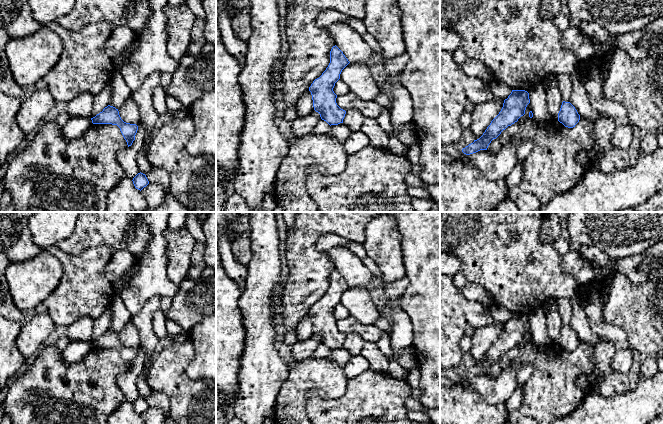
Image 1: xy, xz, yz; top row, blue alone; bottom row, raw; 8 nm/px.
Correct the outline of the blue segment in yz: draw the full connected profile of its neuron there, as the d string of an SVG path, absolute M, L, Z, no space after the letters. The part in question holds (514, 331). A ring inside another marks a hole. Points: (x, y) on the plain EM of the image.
M512 314L499 338L491 345L483 359L462 373L466 379L487 374L493 363L496 363L503 354L511 350L525 338L527 329L530 327L529 317L525 314Z

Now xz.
M336 269L333 270L330 275L330 287L328 291L309 311L314 334L330 350L343 347L346 338L346 335L337 329L337 319L334 317L333 312L335 307L340 303L342 294L349 287L343 276Z

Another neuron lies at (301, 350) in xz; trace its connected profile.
M315 334L308 340L297 341L291 346L292 360L301 361L311 357L319 344L321 344L320 338Z

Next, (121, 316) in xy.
M119 296L114 297L111 307L113 315L109 329L119 333L131 321L132 316Z

